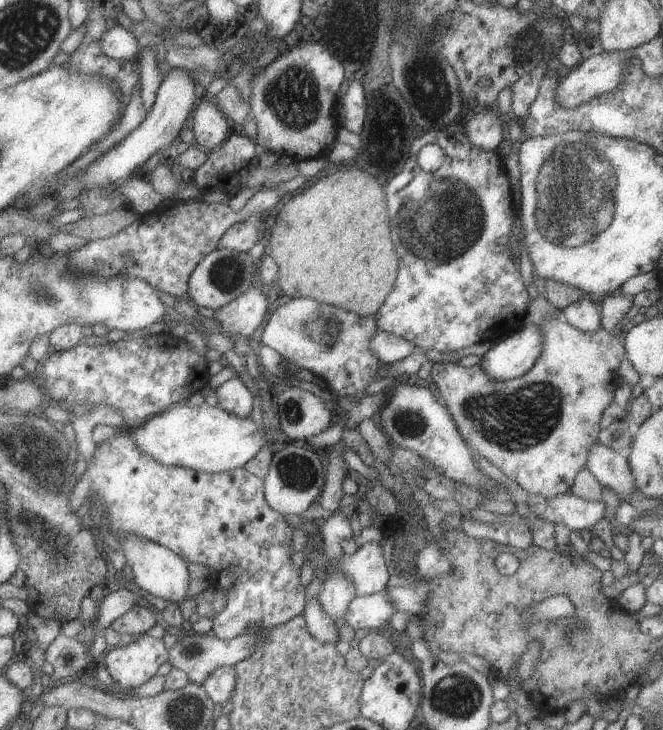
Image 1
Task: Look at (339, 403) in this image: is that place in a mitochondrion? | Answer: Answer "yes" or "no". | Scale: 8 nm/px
no

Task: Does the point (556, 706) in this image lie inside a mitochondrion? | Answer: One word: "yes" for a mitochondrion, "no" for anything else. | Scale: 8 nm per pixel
no

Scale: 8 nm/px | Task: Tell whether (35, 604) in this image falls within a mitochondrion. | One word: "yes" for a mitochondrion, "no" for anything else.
no

